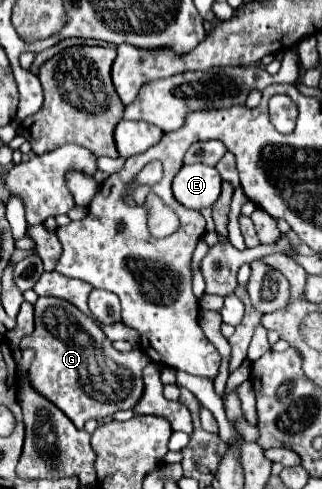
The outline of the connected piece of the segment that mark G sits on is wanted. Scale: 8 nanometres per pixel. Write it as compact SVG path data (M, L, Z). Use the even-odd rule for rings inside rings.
M39 297L37 299L35 331L21 339L21 349L27 349L27 347L37 351L37 357L29 369L29 373L33 377L33 387L41 395L51 399L51 403L55 403L79 429L83 429L83 425L89 419L101 419L101 417L107 417L121 409L133 409L143 391L141 371L151 361L141 349L133 349L129 353L119 353L117 349L113 349L111 341L105 337L101 327L91 317L81 313L73 303L69 303L65 299L57 299L57 297Z

